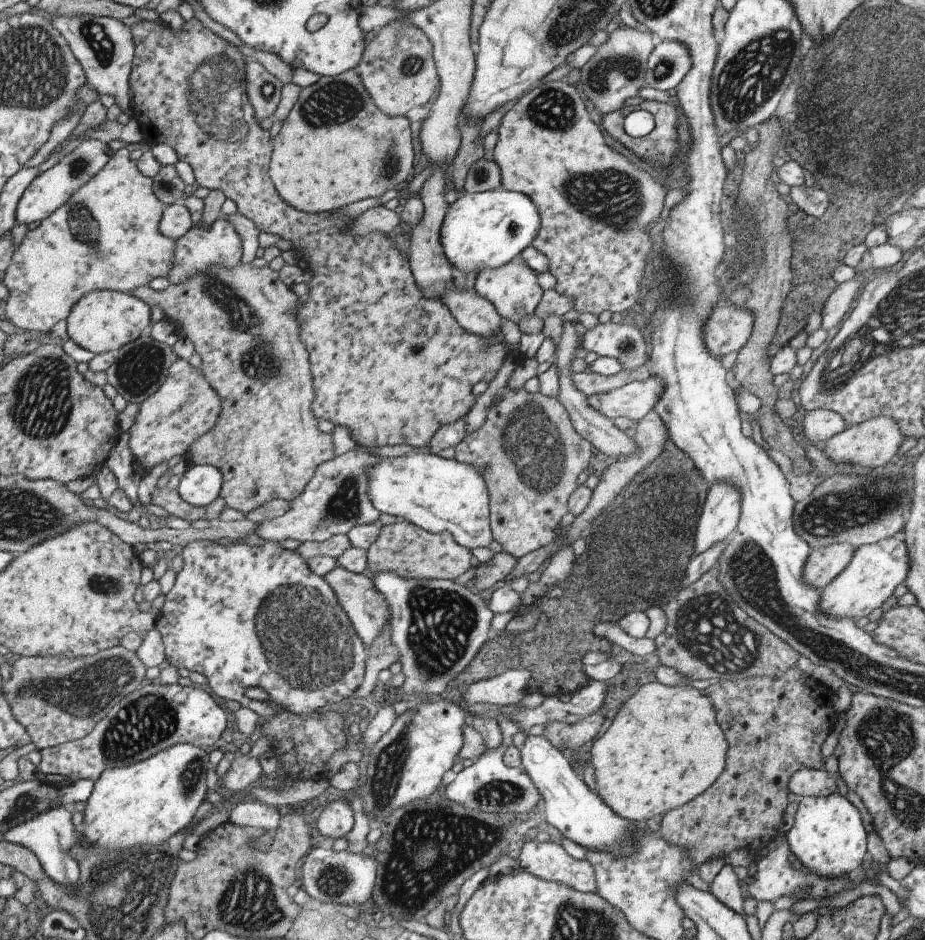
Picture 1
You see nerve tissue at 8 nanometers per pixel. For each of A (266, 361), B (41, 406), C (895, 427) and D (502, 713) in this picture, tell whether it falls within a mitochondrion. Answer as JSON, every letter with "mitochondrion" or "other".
{"A":"mitochondrion","B":"mitochondrion","C":"other","D":"other"}

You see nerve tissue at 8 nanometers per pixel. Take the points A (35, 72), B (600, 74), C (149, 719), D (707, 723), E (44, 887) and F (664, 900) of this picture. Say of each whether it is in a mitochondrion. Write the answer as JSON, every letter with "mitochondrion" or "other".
{"A":"mitochondrion","B":"mitochondrion","C":"mitochondrion","D":"other","E":"other","F":"other"}

